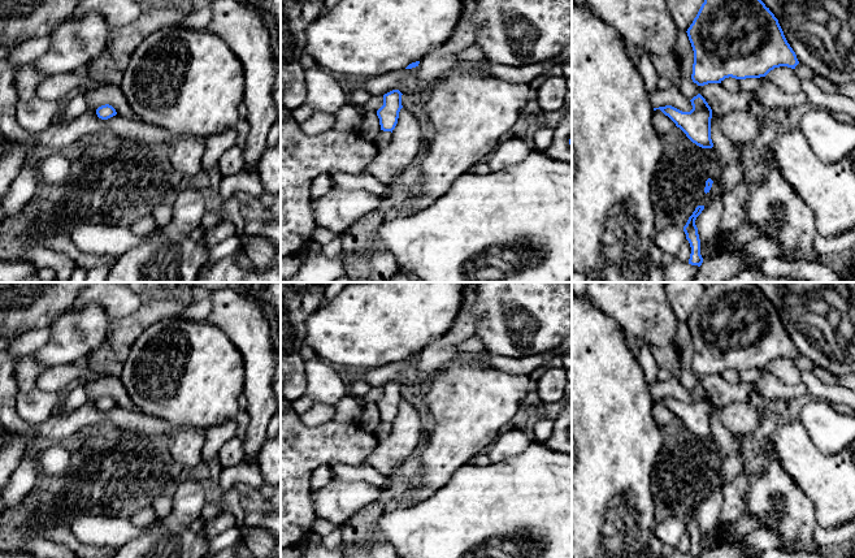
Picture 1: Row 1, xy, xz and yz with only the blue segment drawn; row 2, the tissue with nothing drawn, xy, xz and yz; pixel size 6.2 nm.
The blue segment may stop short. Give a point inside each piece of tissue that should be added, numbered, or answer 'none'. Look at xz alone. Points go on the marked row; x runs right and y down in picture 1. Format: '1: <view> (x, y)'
none

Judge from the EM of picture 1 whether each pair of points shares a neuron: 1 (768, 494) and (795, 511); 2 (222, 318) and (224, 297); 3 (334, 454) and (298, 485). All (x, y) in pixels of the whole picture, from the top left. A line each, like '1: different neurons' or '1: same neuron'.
1: same neuron
2: same neuron
3: same neuron

